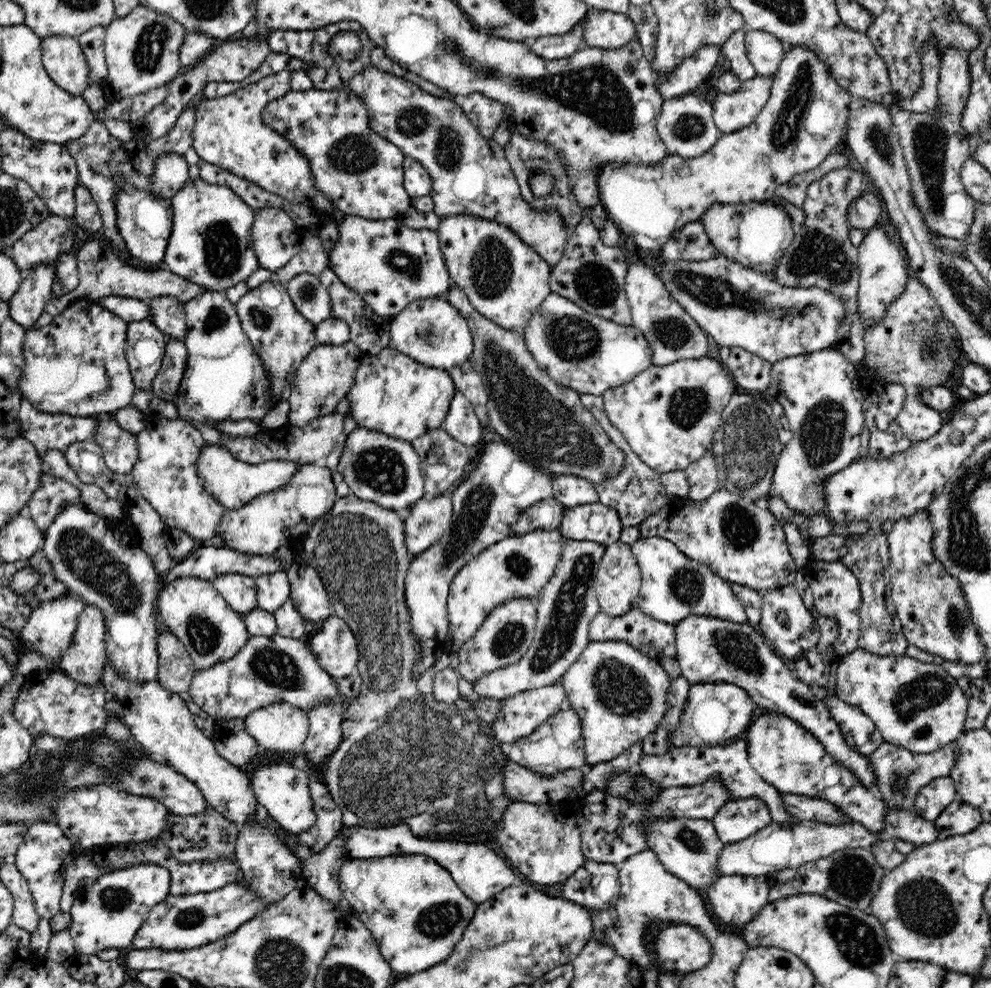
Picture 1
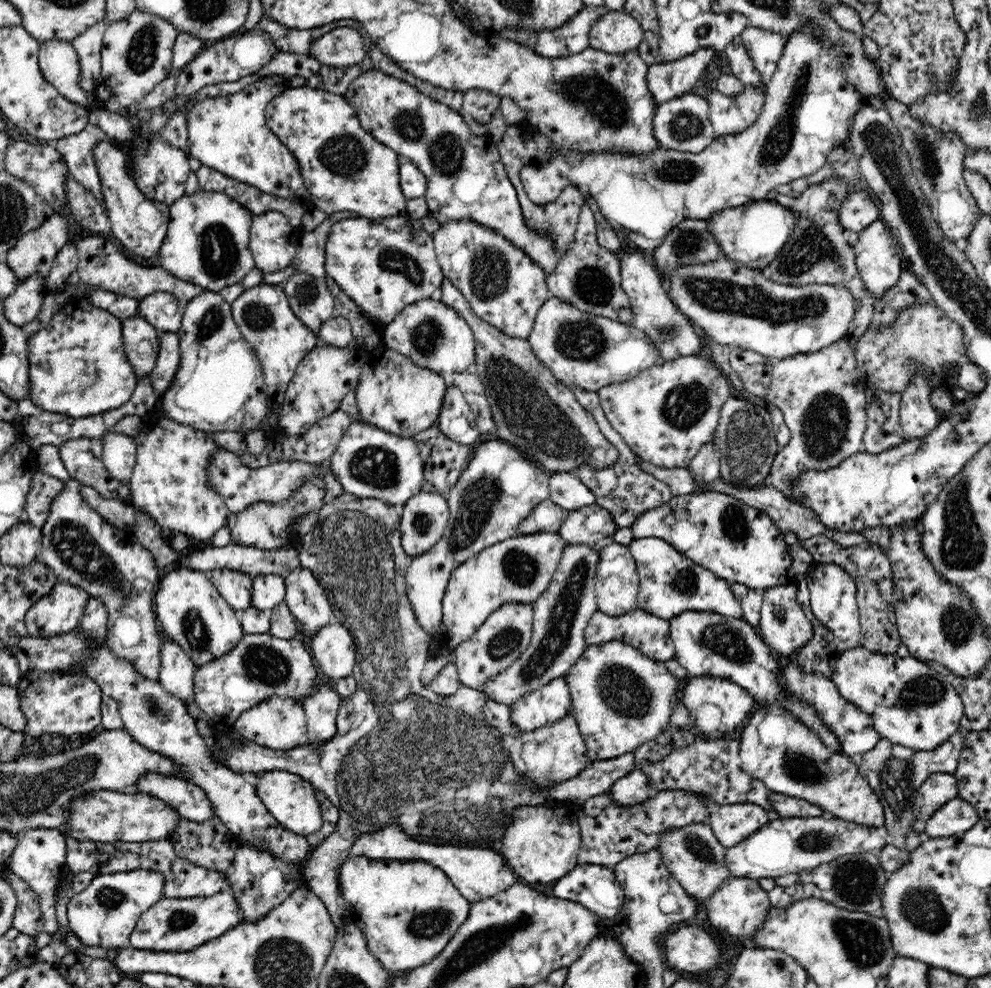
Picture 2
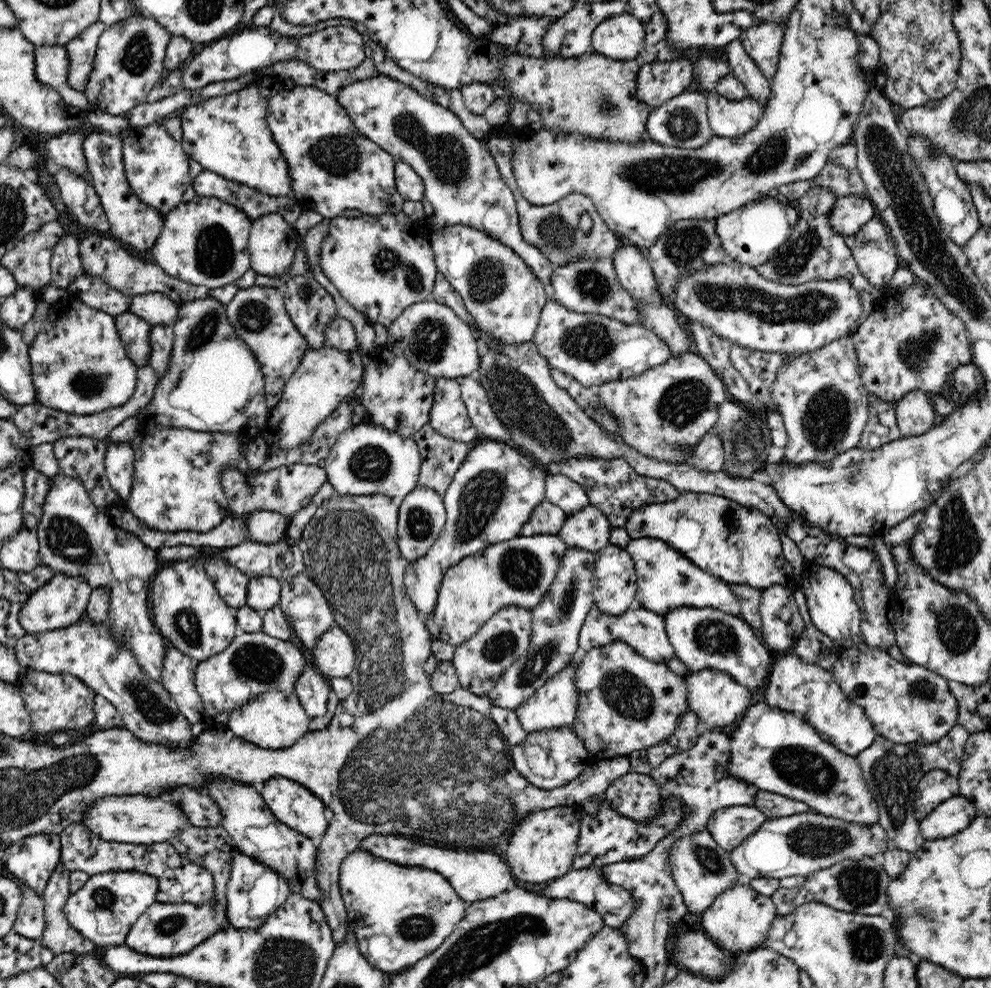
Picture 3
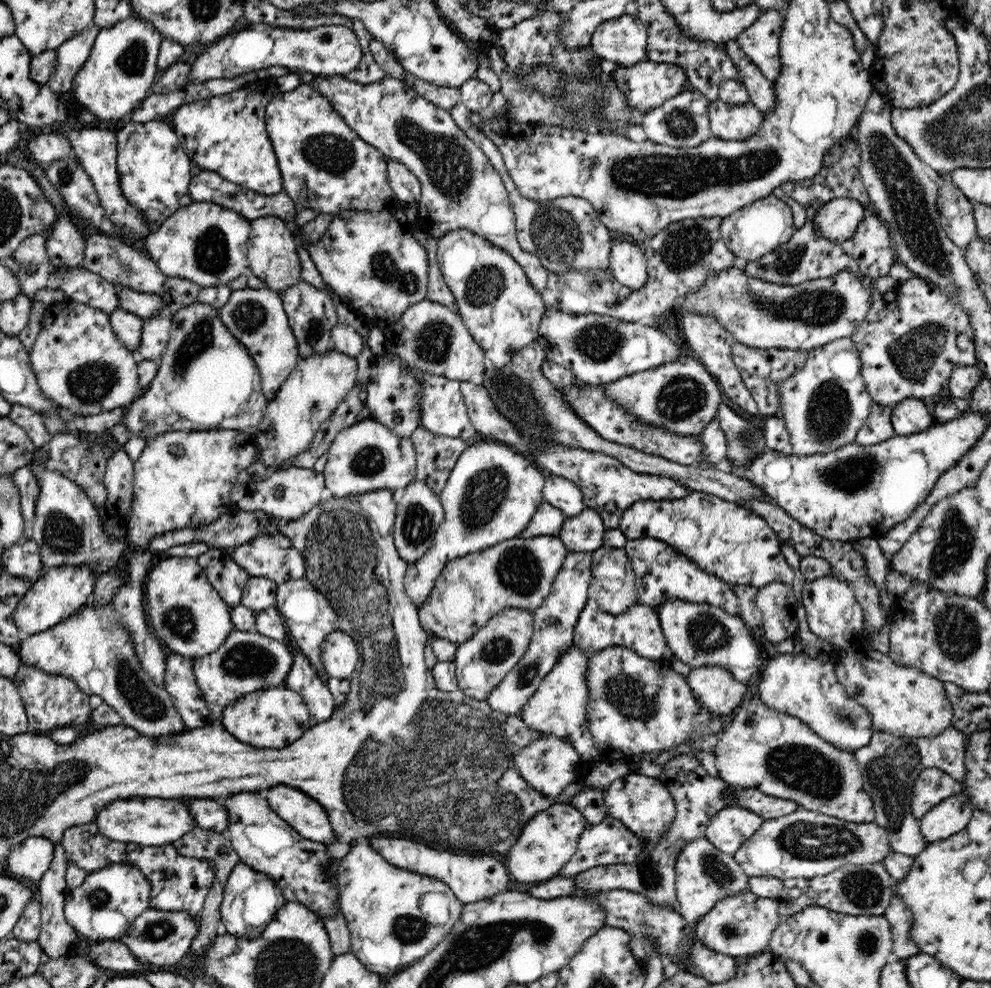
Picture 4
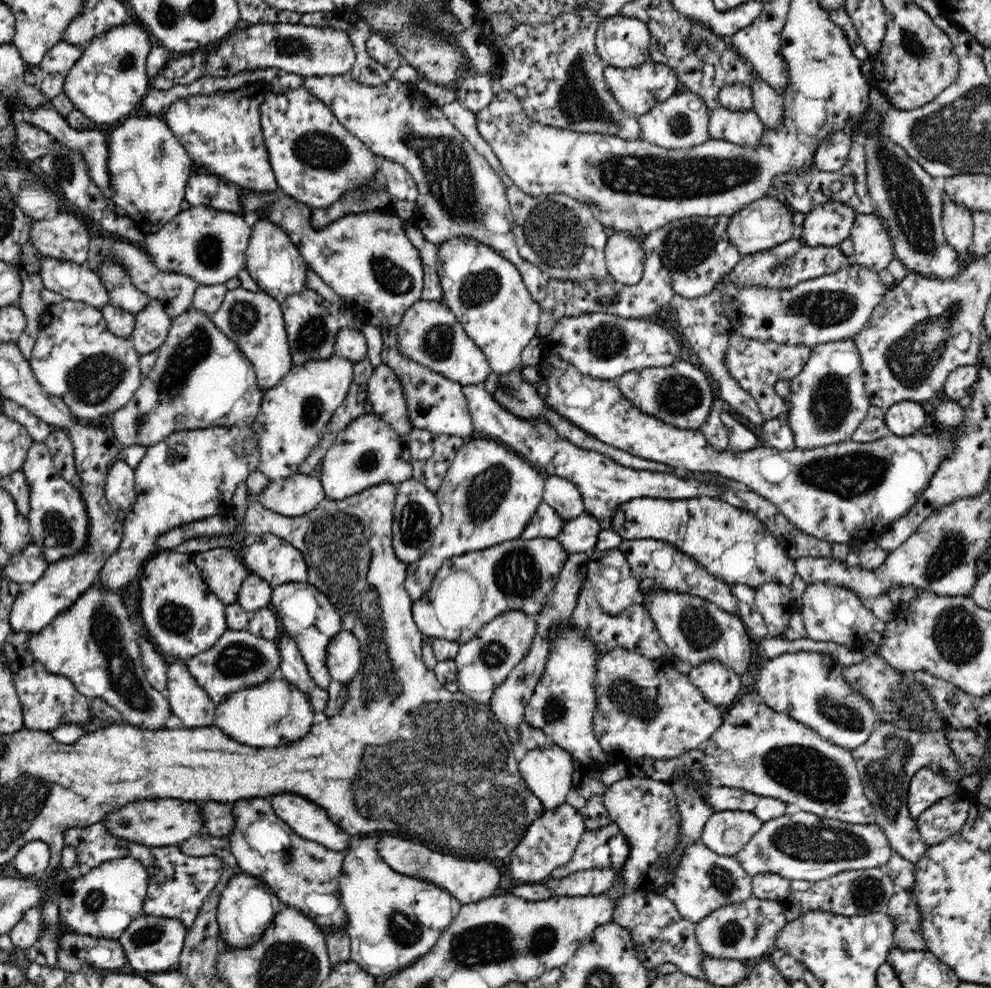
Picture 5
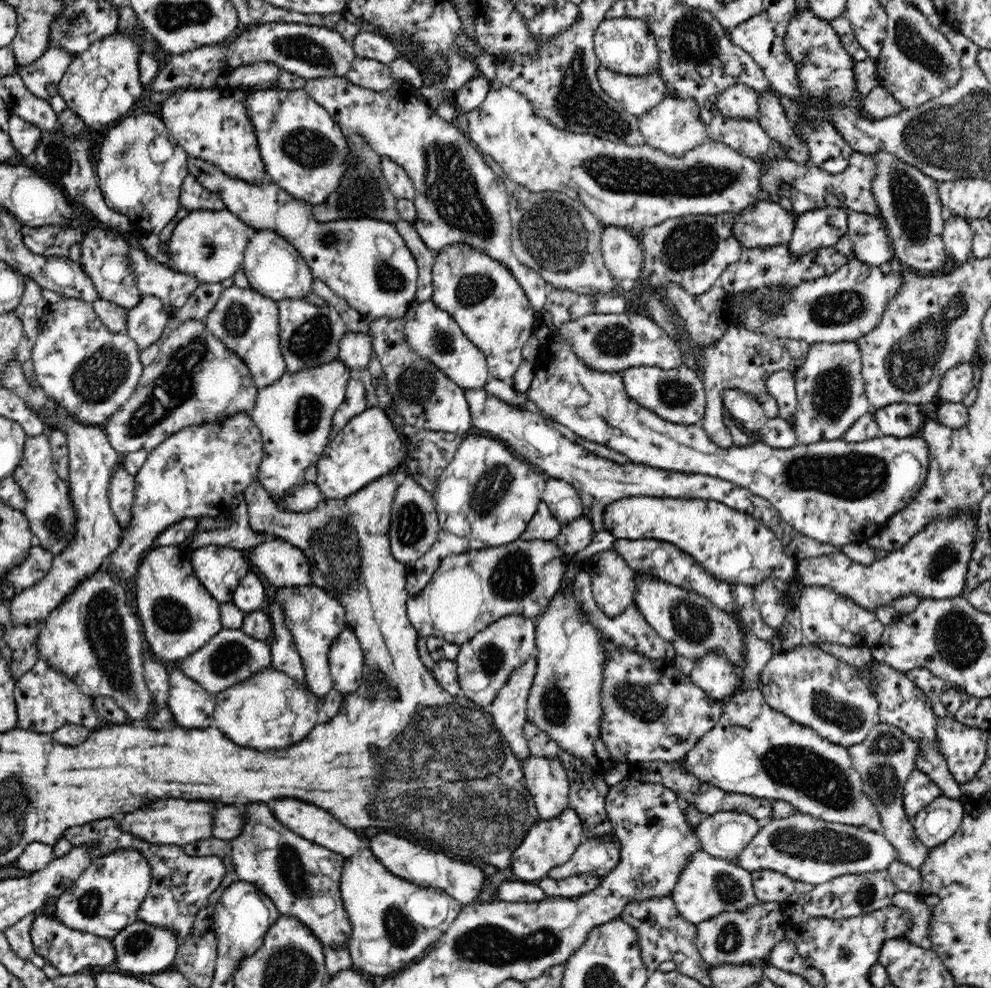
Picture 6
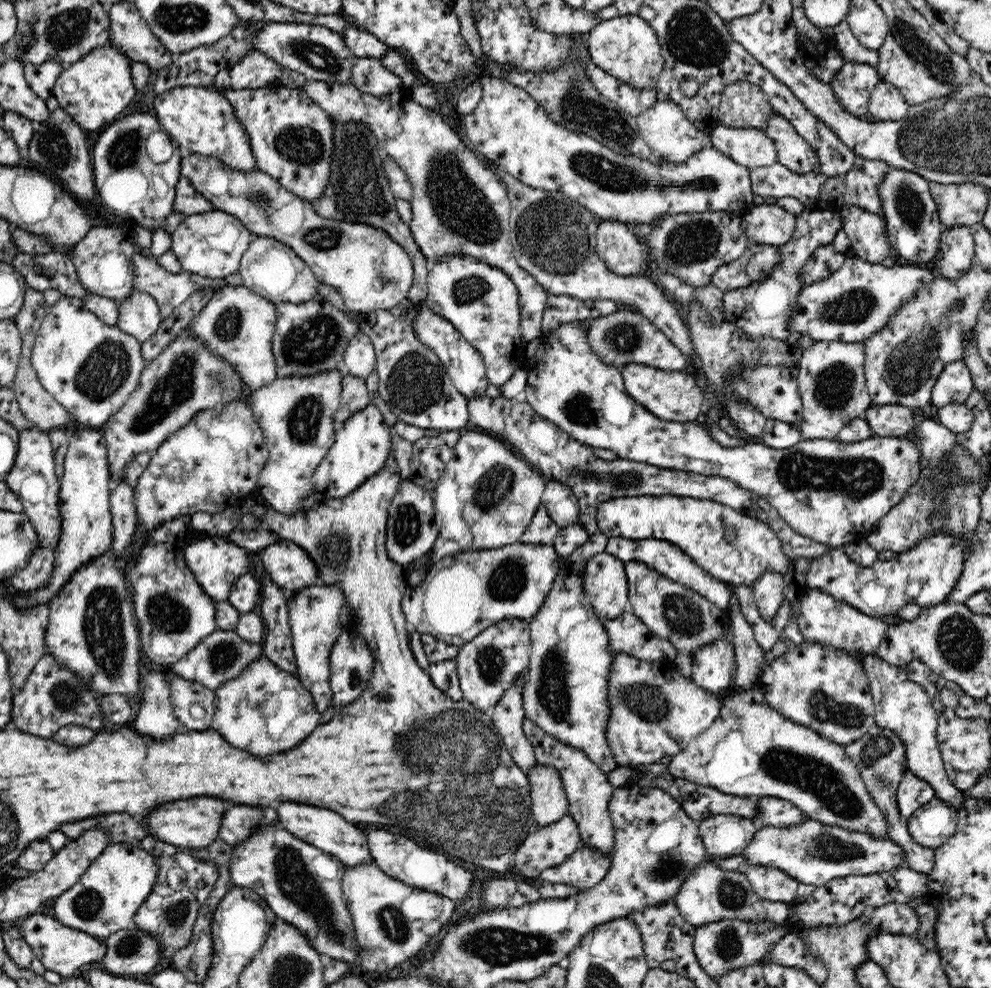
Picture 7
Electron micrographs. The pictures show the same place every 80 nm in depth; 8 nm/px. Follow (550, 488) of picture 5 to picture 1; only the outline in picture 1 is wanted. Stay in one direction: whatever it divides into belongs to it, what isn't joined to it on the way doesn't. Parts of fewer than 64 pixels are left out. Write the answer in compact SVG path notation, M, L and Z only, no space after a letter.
M558 474L551 483L554 499L566 509L599 502L598 491L588 479L572 474Z

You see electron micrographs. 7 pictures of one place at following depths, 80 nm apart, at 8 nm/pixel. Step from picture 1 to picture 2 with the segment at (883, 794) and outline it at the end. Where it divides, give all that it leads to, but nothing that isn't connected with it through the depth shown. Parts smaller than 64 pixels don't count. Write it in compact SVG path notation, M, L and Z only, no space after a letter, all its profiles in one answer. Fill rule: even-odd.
M958 728L946 742L932 750L914 750L902 745L894 744L880 737L876 746L857 757L857 764L862 776L868 781L870 788L878 797L884 811L884 827L889 839L896 848L898 845L920 845L925 839L920 833L919 823L913 816L913 806L918 797L917 790L930 774L944 772L954 774L959 763L959 754L965 745L969 731ZM904 836L910 838L905 840ZM911 840L918 840L913 844Z

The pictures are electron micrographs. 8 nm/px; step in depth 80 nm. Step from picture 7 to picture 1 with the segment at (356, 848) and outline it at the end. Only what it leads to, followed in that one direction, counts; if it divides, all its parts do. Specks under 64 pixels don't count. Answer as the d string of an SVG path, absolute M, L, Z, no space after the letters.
M274 763L260 765L252 774L251 787L255 797L266 814L288 833L308 833L317 821L313 798L309 787L309 773L294 765Z

